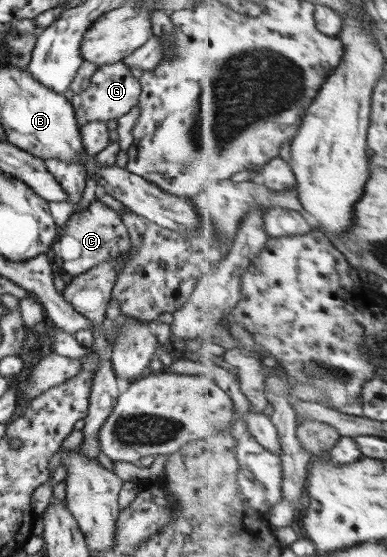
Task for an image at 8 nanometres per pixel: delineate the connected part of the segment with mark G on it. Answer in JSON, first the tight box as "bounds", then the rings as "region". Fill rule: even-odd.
{"bounds":[70,63,141,130],"region":[[[114,63],[109,65],[100,65],[90,78],[87,90],[74,94],[70,103],[74,113],[76,113],[76,123],[78,130],[82,125],[90,121],[104,121],[124,116],[132,106],[138,104],[141,93],[141,85],[139,80],[134,78],[131,70],[123,63]]]}

